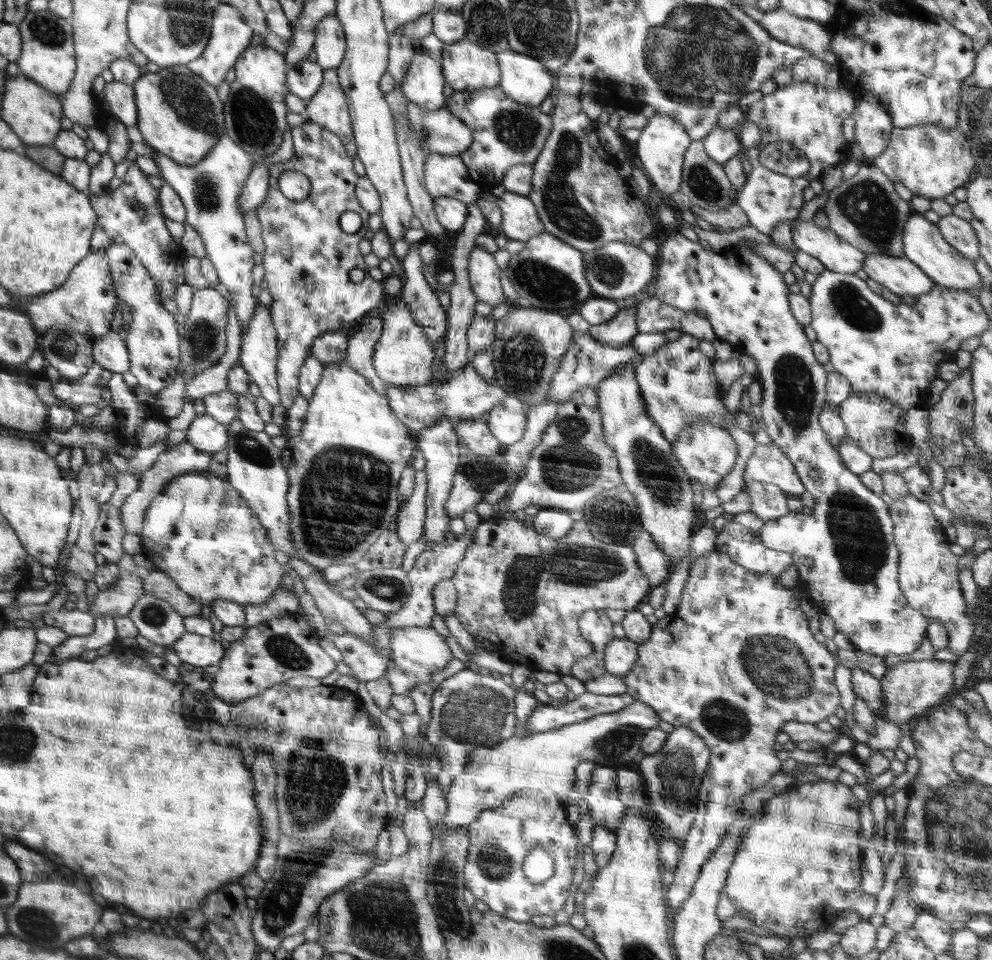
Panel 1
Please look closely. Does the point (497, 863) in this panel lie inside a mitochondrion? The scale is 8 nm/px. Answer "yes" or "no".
yes

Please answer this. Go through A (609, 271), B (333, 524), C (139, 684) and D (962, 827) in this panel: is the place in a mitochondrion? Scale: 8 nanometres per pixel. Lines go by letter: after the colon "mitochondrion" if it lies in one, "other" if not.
A: mitochondrion
B: mitochondrion
C: other
D: mitochondrion

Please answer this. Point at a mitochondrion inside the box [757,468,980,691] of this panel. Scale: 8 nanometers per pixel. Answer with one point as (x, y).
(858, 540)

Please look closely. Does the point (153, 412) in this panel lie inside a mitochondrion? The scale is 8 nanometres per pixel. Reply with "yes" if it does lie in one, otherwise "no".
no

